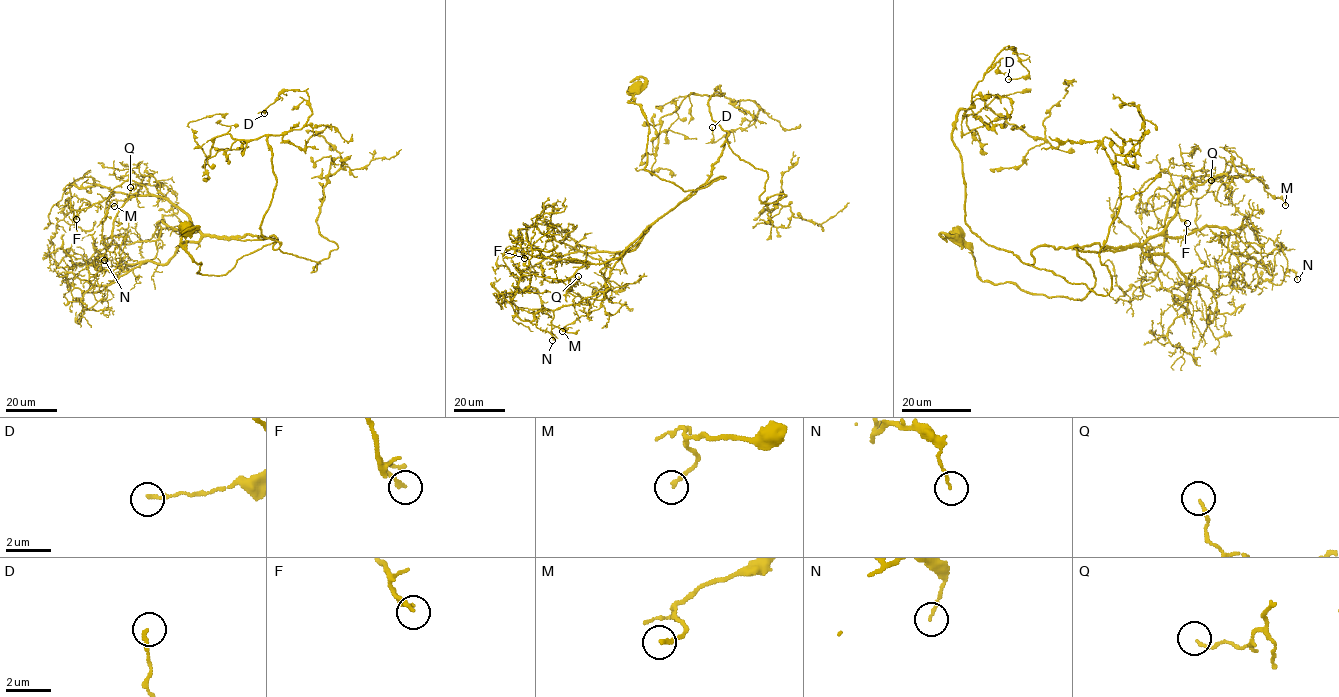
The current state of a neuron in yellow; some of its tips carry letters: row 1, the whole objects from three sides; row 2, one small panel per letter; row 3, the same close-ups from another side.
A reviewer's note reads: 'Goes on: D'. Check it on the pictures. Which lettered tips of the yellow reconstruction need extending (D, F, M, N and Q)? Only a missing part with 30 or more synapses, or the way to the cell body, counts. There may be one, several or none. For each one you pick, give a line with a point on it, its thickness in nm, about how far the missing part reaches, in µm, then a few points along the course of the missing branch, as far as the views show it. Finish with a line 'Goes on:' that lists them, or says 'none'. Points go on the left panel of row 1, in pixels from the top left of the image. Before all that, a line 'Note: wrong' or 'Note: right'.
Note: wrong
Goes on: none

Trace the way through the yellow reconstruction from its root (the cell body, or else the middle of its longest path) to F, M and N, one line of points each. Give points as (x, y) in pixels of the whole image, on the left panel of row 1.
F: (187, 228), (180, 244), (203, 274), (277, 239), (204, 236), (131, 180), (81, 210), (69, 199), (76, 219)
M: (187, 228), (180, 244), (203, 274), (225, 274), (277, 239), (204, 236), (159, 183), (114, 206)
N: (187, 228), (180, 244), (203, 274), (277, 239), (159, 222), (155, 241), (87, 261), (104, 260)

